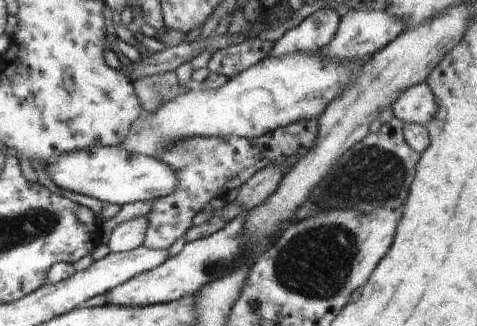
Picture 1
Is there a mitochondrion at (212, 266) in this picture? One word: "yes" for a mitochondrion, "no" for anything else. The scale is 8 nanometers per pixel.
yes

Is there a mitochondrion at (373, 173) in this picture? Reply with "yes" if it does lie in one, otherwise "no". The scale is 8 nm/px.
yes

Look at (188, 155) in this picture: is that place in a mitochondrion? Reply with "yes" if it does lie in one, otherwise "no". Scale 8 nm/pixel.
yes

